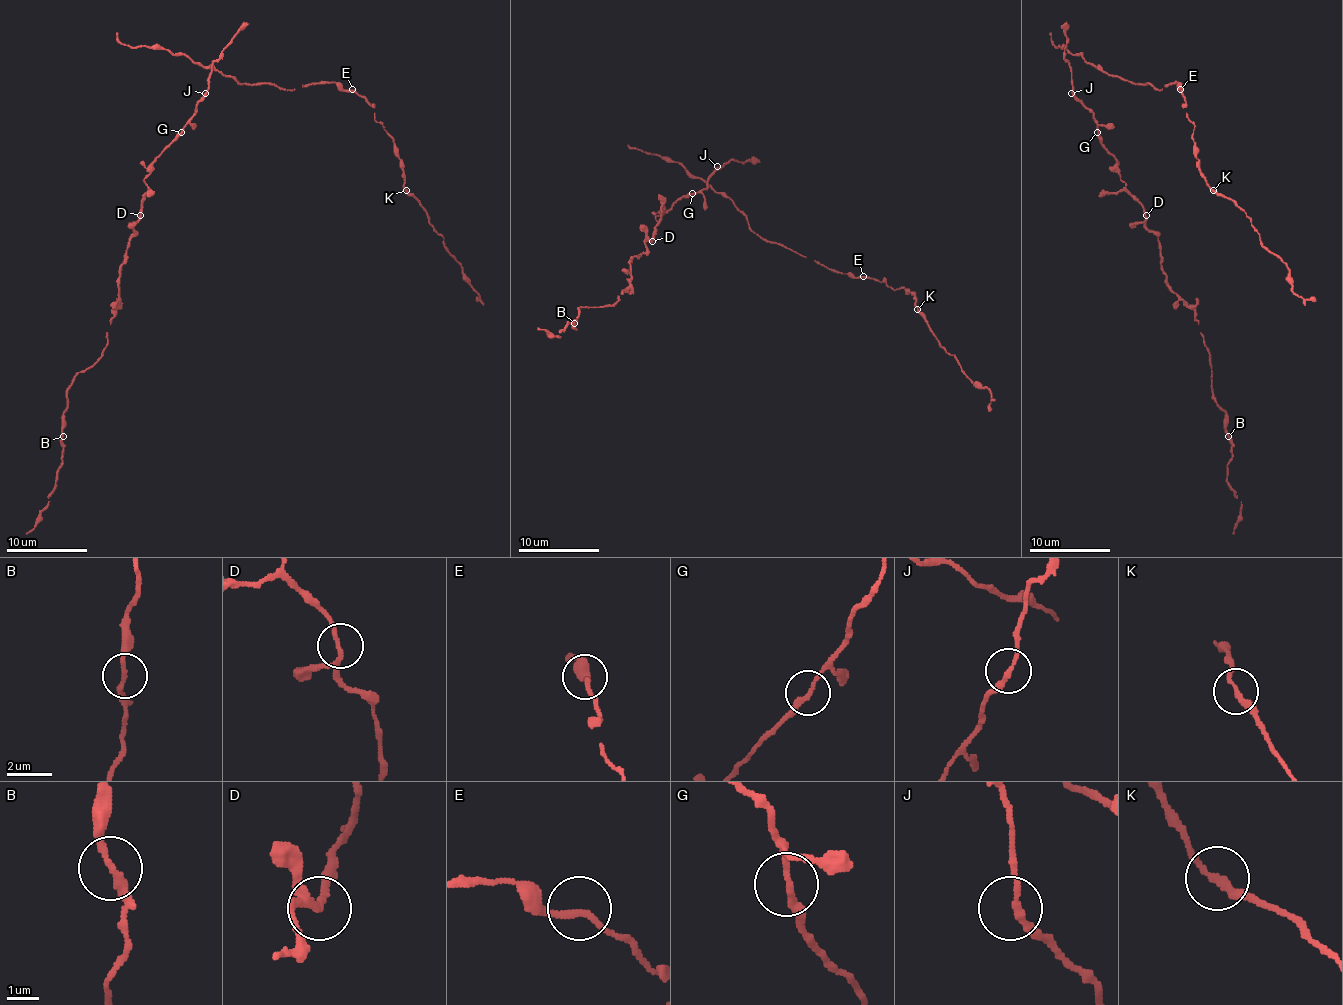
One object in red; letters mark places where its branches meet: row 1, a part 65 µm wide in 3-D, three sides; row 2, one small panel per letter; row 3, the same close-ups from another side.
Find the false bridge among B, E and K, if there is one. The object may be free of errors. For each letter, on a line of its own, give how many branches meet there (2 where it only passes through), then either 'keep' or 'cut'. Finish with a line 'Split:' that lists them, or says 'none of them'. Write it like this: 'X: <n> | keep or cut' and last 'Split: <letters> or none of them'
B: 2 | keep
E: 2 | keep
K: 2 | keep
Split: none of them

